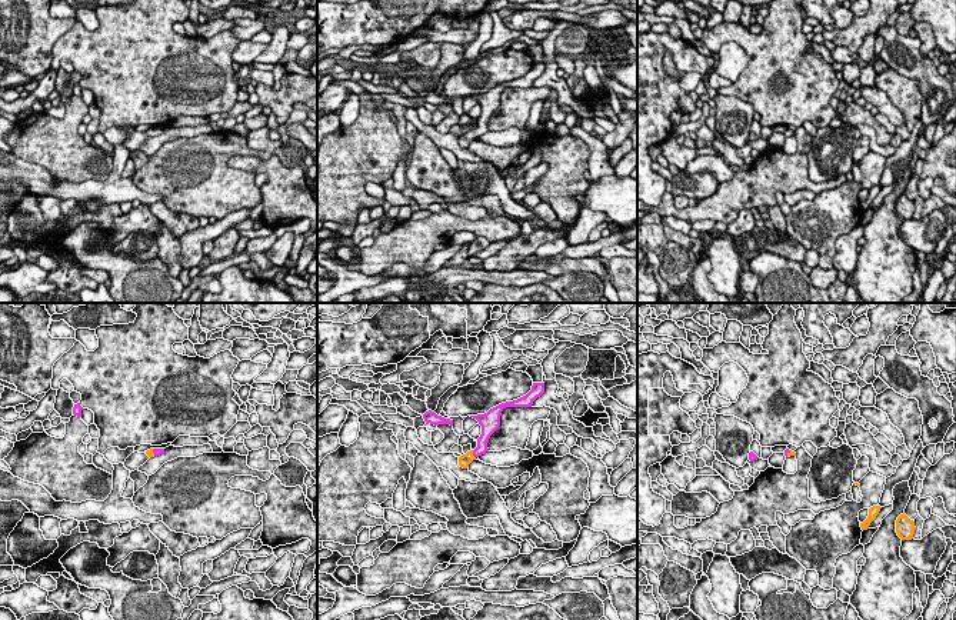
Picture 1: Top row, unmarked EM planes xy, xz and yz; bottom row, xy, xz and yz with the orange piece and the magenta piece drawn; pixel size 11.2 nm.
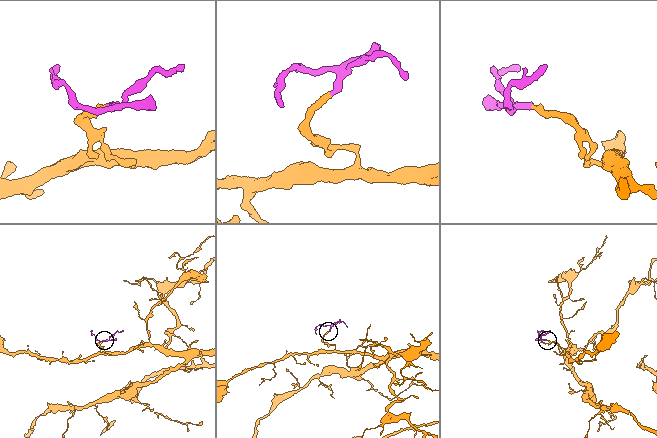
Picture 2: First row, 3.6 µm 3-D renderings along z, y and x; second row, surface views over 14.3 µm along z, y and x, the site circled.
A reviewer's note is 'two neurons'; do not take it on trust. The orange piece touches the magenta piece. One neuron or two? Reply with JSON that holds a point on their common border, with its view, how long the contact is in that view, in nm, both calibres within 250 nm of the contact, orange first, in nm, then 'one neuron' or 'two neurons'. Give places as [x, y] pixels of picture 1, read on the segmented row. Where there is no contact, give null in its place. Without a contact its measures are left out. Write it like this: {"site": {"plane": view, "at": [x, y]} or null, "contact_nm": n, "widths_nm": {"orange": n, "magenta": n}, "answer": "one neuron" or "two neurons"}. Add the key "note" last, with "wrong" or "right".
{"site": {"plane": "xz", "at": [472, 454]}, "contact_nm": 100, "widths_nm": {"orange": 140, "magenta": 130}, "answer": "one neuron", "note": "wrong"}

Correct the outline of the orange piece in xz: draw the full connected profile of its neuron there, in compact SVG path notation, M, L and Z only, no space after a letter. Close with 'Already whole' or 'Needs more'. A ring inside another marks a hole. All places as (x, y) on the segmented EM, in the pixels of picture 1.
M533 383L532 390L526 396L513 401L502 403L490 409L484 414L470 416L476 419L482 426L482 434L477 439L477 447L459 457L459 466L467 469L473 460L489 451L487 449L489 439L499 429L500 416L506 407L532 407L533 401L543 393L544 393L544 383Z. Needs more

